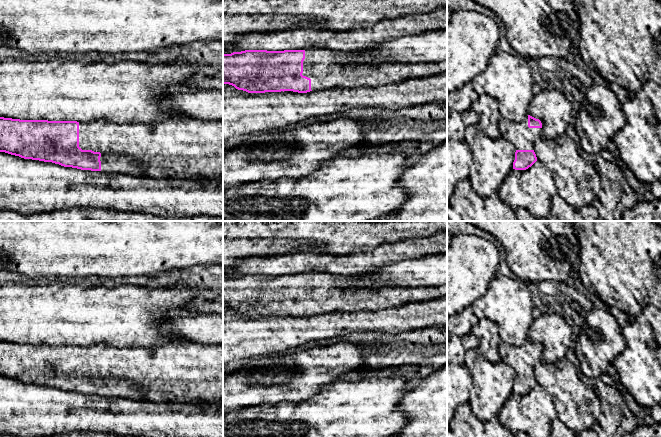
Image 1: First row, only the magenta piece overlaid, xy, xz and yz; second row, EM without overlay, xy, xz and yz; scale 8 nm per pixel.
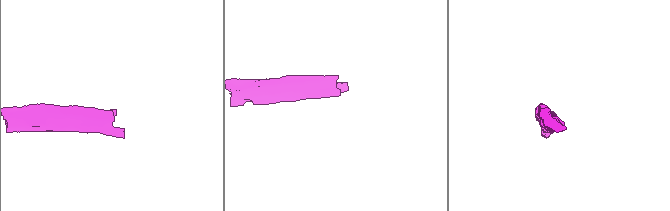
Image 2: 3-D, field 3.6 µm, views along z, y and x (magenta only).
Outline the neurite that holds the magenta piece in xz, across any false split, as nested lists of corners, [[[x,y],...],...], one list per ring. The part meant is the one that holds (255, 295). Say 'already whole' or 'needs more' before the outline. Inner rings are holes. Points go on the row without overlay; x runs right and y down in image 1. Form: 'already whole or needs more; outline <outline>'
needs more; outline [[[328,273],[245,274],[223,278],[223,308],[248,317],[293,315],[307,317],[328,311],[363,311],[394,308],[410,302],[447,296],[447,283],[436,286],[400,287],[371,282],[365,275]]]

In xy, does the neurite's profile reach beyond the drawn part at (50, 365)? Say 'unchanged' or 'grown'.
grown

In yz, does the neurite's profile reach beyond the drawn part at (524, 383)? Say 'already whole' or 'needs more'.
needs more

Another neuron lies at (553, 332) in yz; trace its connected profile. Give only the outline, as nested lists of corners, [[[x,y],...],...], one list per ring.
[[[543,313],[540,317],[534,318],[528,329],[528,338],[542,347],[542,361],[555,363],[565,358],[567,351],[574,346],[572,339],[572,323],[563,315],[556,313]]]

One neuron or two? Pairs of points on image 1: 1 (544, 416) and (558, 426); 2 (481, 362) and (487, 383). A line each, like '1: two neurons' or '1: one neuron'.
1: two neurons
2: one neuron

